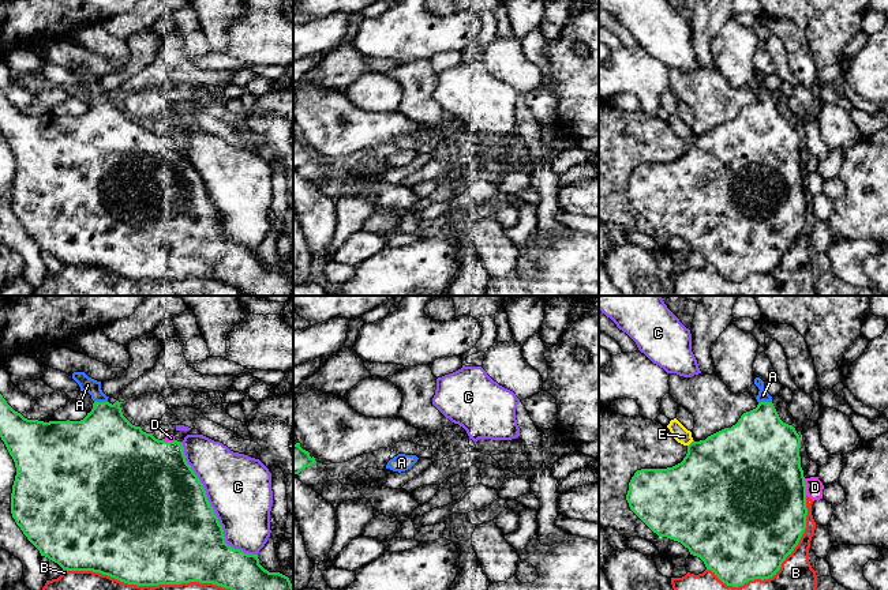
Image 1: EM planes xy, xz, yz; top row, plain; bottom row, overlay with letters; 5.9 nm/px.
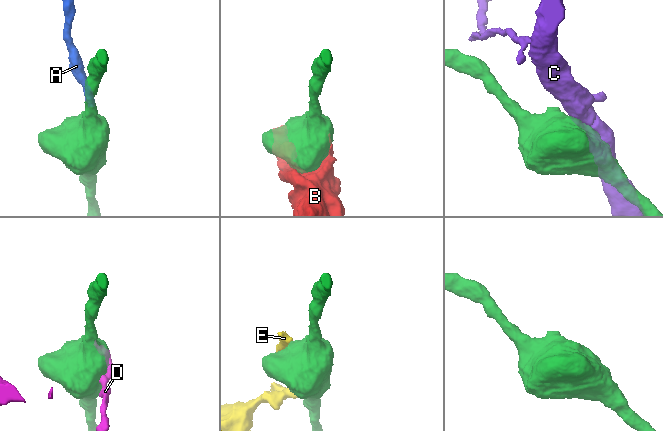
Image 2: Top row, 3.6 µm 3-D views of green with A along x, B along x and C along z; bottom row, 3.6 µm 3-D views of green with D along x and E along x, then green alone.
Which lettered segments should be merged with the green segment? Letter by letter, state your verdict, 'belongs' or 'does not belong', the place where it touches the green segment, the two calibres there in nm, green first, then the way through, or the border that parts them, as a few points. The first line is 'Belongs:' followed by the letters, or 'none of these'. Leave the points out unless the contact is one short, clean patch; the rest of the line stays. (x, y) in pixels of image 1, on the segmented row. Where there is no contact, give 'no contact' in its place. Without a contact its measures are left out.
Belongs: A
A: belongs; contact xy (101, 402); calibres 400 and 90 nm
B: does not belong; contact yz (779, 568); calibres 480 and 190 nm
C: does not belong; contact xy (212, 507); calibres 500 and 380 nm
D: does not belong; contact yz (805, 487); calibres 500 and 100 nm
E: does not belong; contact yz (690, 443); calibres 460 and 90 nm

